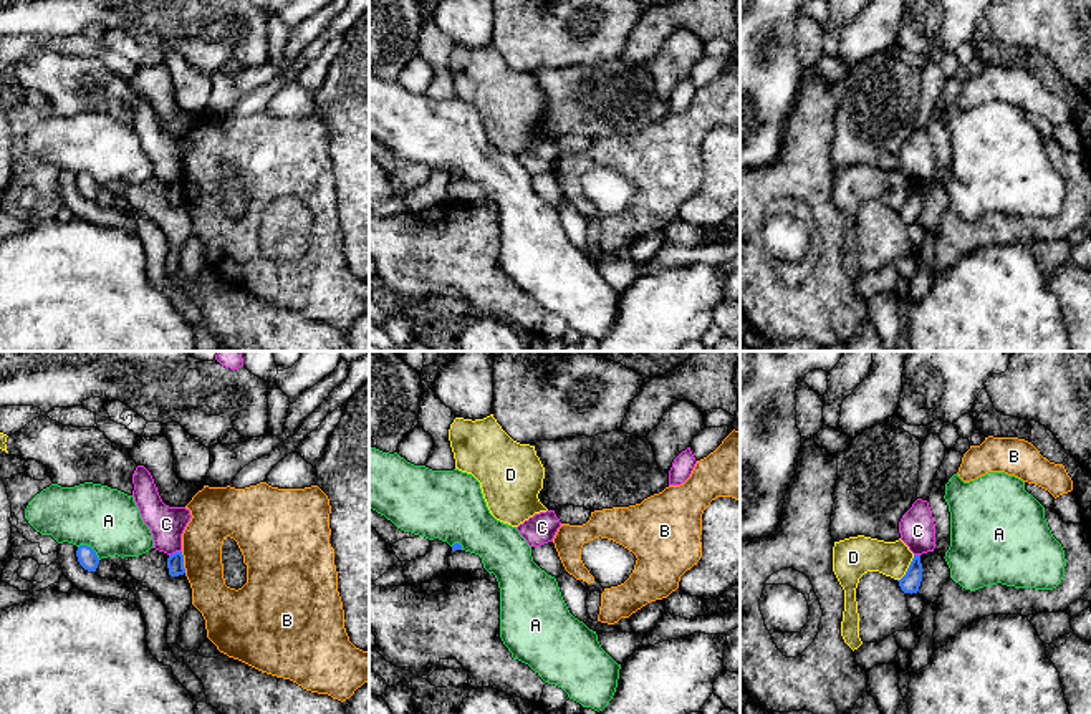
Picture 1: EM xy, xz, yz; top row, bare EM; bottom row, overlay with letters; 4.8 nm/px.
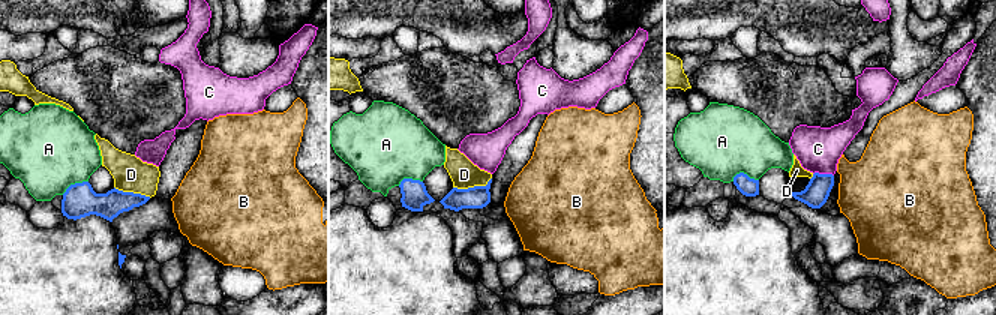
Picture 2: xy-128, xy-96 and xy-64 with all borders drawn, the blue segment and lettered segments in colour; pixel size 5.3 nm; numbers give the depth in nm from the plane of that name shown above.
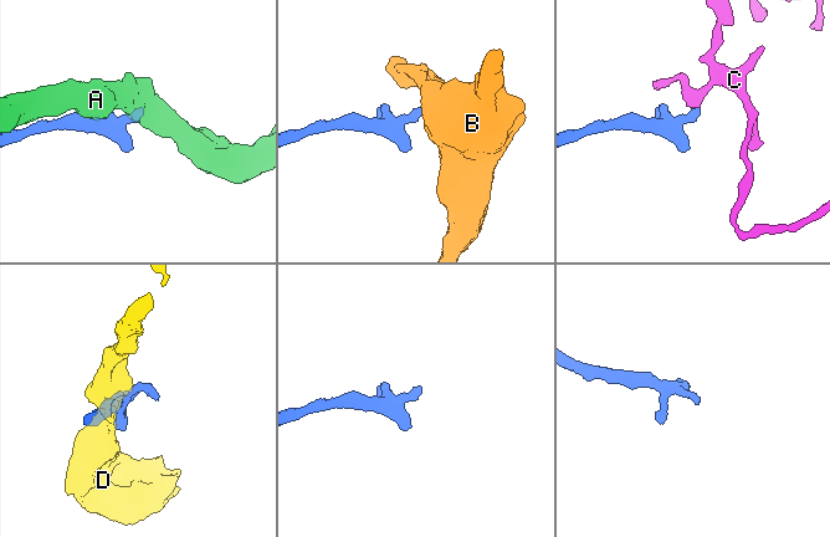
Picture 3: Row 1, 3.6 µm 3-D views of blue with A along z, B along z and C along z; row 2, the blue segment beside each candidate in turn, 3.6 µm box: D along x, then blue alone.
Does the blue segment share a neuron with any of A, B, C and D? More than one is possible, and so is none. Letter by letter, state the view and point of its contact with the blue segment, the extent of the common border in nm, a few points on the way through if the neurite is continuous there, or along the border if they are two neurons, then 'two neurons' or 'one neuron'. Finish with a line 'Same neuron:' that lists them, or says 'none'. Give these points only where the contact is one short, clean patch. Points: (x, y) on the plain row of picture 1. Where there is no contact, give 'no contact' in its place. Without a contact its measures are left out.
A: contact xy (90, 176); length 130 nm; two neurons
B: contact xy (182, 191); length 110 nm; border xy (181, 181), (186, 201); two neurons
C: contact xy (176, 181); length 70 nm; two neurons
D: contact yz (908, 197); length 150 nm; border yz (914, 184), (908, 199), (898, 209); two neurons
Same neuron: none

